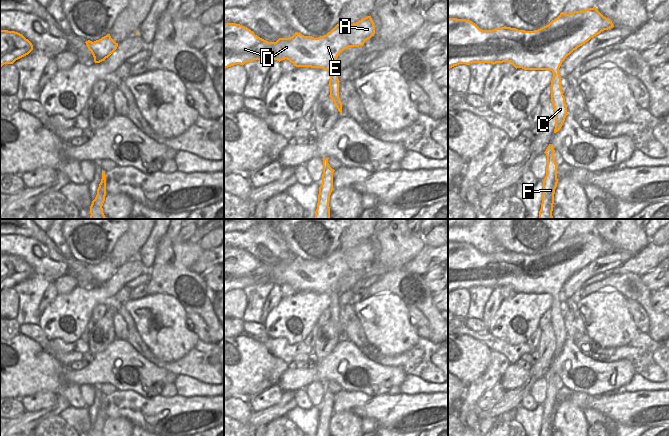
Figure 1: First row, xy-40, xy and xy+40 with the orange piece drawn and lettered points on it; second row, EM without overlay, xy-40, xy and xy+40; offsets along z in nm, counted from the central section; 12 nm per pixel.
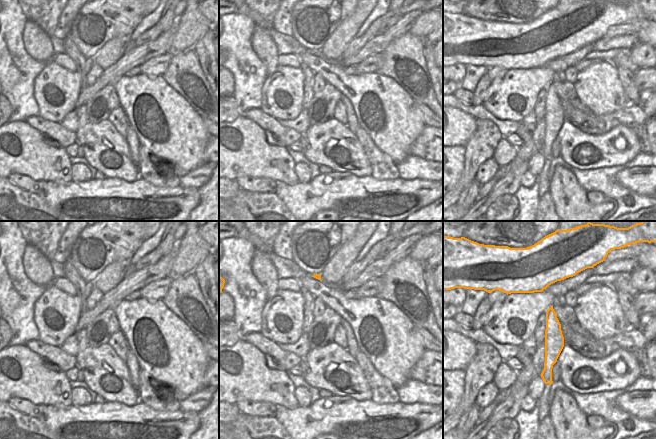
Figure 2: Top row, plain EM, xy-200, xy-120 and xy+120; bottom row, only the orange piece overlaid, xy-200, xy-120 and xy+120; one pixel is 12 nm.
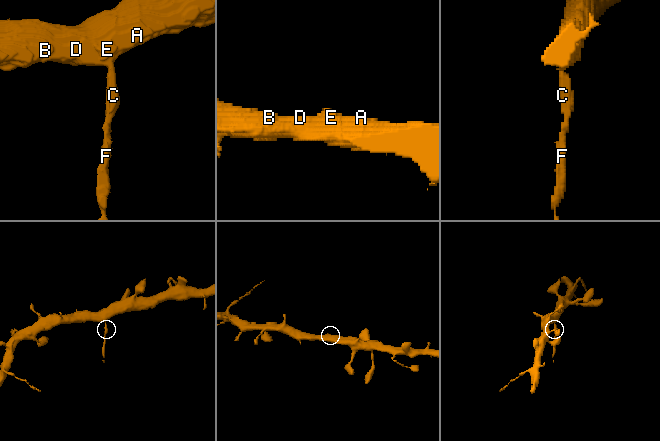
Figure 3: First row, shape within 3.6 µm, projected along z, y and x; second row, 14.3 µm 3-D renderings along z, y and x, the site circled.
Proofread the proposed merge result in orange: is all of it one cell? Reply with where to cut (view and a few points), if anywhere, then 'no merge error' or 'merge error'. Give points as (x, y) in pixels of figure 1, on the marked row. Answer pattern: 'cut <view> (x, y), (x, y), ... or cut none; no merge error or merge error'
cut xy+40 (558, 68), (552, 71); merge error

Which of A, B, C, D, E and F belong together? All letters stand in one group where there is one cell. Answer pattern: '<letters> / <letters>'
A B D E / C F

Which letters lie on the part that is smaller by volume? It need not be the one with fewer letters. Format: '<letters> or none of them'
C, F

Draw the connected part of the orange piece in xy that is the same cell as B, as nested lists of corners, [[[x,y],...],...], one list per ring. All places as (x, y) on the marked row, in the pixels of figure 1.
[[[371,16],[356,23],[337,24],[324,36],[314,38],[298,32],[290,38],[268,42],[245,26],[224,23],[224,70],[254,60],[289,60],[296,67],[333,70],[338,55],[349,47],[363,46],[375,34]]]

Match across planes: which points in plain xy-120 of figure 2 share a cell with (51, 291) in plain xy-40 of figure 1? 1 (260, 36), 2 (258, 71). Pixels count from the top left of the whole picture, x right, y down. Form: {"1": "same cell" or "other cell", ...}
{"1": "same cell", "2": "other cell"}

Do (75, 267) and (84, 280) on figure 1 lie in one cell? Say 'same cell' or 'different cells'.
same cell

